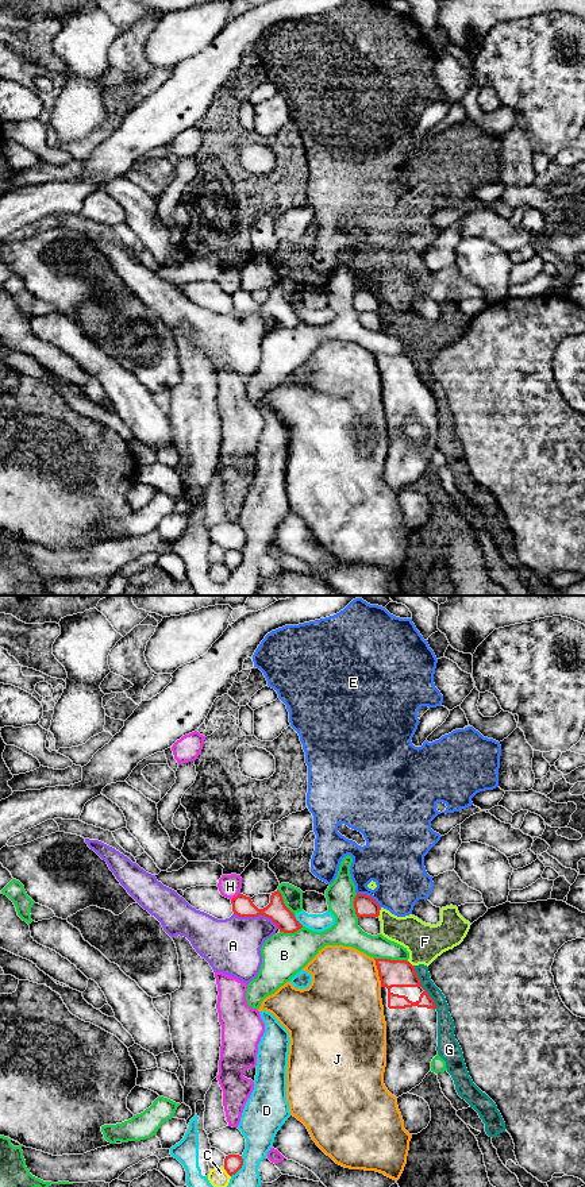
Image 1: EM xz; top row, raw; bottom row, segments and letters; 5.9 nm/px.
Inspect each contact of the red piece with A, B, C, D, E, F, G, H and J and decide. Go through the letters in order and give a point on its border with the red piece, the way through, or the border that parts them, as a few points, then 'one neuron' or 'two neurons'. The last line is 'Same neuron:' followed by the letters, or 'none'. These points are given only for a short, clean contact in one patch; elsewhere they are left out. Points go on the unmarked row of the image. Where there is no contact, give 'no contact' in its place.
A: contact xz (257, 311); border xz (234, 308), (239, 311), (266, 311), (278, 323); two neurons
B: contact xz (389, 354); two neurons
C: contact xz (227, 567); two neurons
D: contact xz (241, 562); two neurons
E: contact xz (369, 291); border xz (357, 288), (365, 288), (380, 303); two neurons
F: contact xz (378, 308); two neurons
G: contact xz (423, 382); border xz (414, 361), (420, 380), (437, 403); two neurons
H: contact xz (237, 291); two neurons
J: contact xz (378, 367); two neurons
Same neuron: none

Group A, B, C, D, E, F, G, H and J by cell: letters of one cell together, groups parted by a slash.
A / B / C / D / E / F G / H / J

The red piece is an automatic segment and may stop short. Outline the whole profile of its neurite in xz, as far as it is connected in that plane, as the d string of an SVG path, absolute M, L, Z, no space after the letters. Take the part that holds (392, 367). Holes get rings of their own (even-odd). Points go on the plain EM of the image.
M374 354L386 417L384 479L396 493L419 481L438 450L438 406L407 355Z

